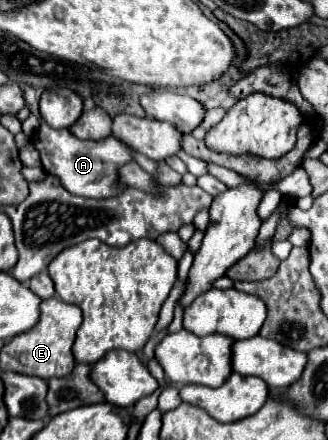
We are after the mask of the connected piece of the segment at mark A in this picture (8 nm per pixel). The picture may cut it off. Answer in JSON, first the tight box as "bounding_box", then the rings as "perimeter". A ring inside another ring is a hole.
{"bounding_box":[33,123,131,199],"perimeter":[[[41,123],[33,137],[33,147],[39,151],[41,165],[47,173],[57,175],[63,183],[63,187],[79,197],[89,199],[107,199],[115,195],[117,189],[117,169],[131,159],[131,147],[125,143],[119,143],[119,139],[101,139],[101,141],[81,141],[73,137],[67,129],[53,129],[47,123]]]}

